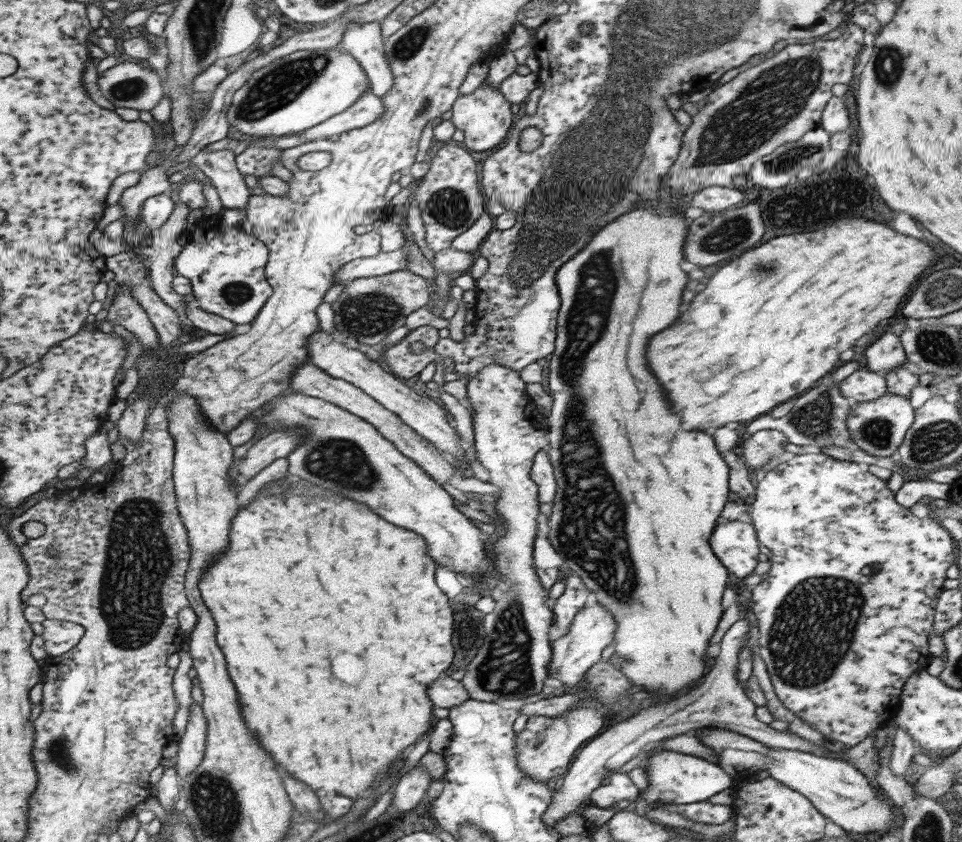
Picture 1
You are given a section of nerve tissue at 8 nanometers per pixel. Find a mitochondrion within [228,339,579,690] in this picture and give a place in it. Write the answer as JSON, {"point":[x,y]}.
{"point":[336,461]}

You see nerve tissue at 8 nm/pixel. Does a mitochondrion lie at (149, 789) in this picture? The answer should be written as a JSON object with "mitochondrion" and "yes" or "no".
{"mitochondrion":"no"}

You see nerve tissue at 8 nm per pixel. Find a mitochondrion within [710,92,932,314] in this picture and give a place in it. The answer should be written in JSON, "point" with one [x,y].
{"point":[792,157]}

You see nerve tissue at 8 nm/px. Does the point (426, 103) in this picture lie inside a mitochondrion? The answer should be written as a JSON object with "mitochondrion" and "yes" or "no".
{"mitochondrion":"yes"}

